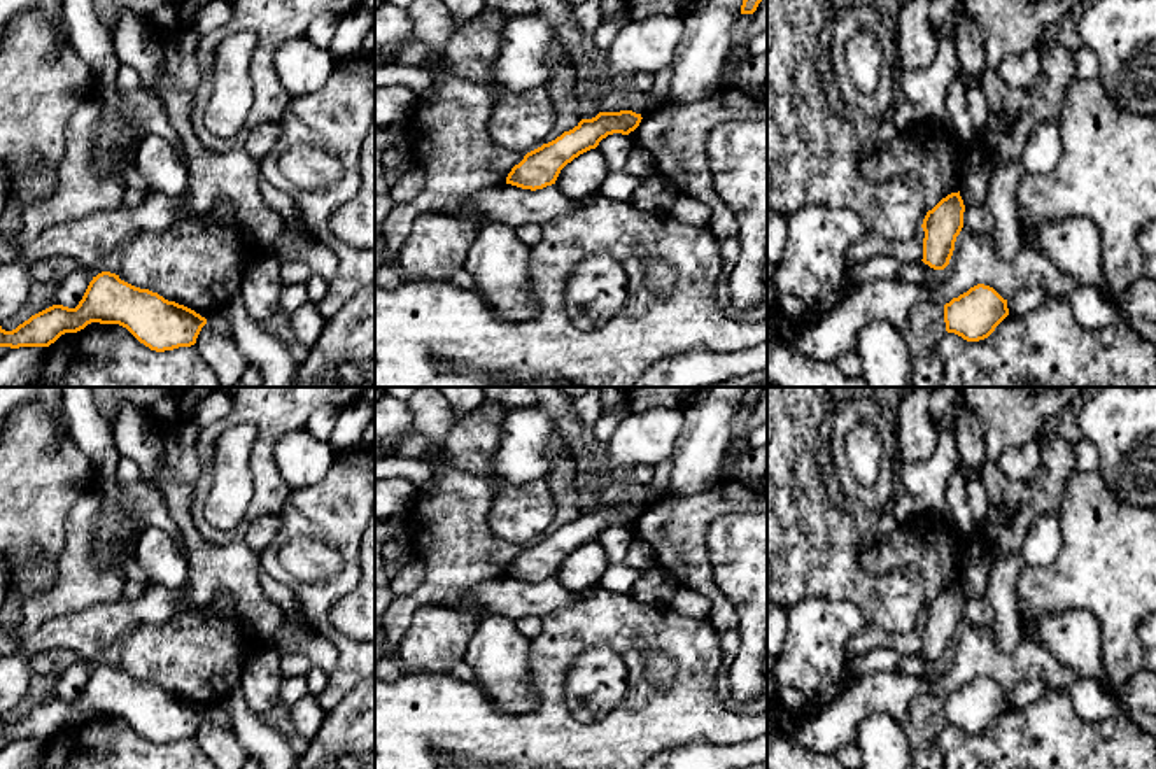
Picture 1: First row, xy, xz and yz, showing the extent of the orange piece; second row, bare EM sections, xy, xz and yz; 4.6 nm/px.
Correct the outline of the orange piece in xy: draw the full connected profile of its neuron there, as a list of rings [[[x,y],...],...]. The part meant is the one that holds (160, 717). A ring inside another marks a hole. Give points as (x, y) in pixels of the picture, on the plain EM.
[[[102,664],[75,701],[53,697],[12,723],[0,718],[0,739],[49,739],[61,727],[77,725],[91,715],[119,716],[151,743],[165,744],[194,737],[207,711],[116,666]]]

